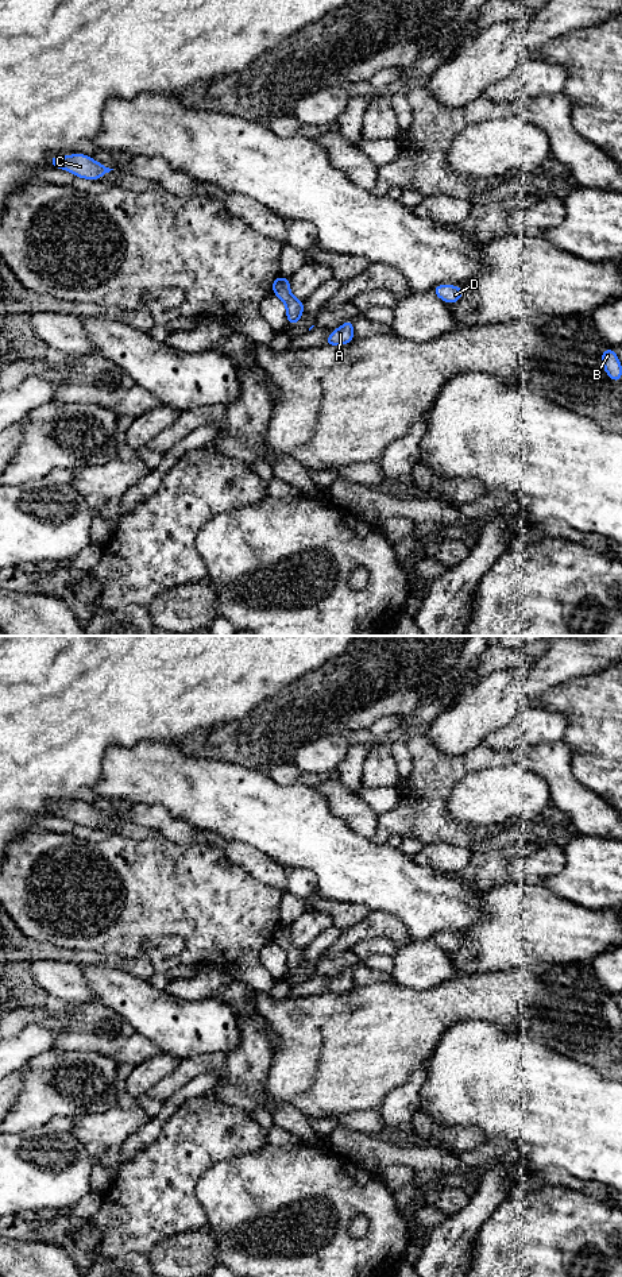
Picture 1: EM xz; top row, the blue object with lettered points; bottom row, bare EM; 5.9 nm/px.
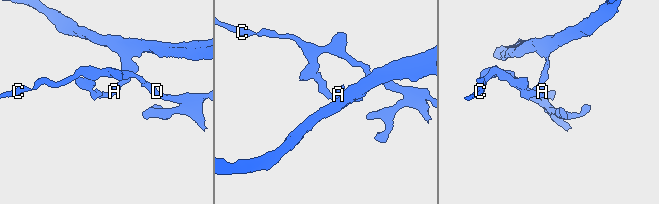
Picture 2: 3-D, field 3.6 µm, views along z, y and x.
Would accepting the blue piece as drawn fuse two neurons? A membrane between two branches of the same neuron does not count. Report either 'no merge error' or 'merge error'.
merge error

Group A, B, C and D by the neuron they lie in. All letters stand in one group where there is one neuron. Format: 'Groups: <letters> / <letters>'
Groups: A / B C D

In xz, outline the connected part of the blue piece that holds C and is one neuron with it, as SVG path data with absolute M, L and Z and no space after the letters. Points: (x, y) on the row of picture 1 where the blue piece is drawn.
M78 153L69 157L53 155L49 162L51 166L67 170L78 178L88 178L92 181L97 181L101 175L113 170L98 163L90 157Z

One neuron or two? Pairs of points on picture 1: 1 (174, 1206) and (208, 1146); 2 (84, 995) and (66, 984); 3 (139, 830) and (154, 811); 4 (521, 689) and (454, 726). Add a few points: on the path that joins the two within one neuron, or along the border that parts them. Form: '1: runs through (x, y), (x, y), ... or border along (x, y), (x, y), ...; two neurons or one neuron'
1: runs through (174, 1191), (174, 1180), (193, 1161); one neuron
2: runs through (80, 991), (70, 984); one neuron
3: border along (114, 816), (154, 828), (165, 837); two neurons
4: runs through (505, 691), (470, 720); one neuron

